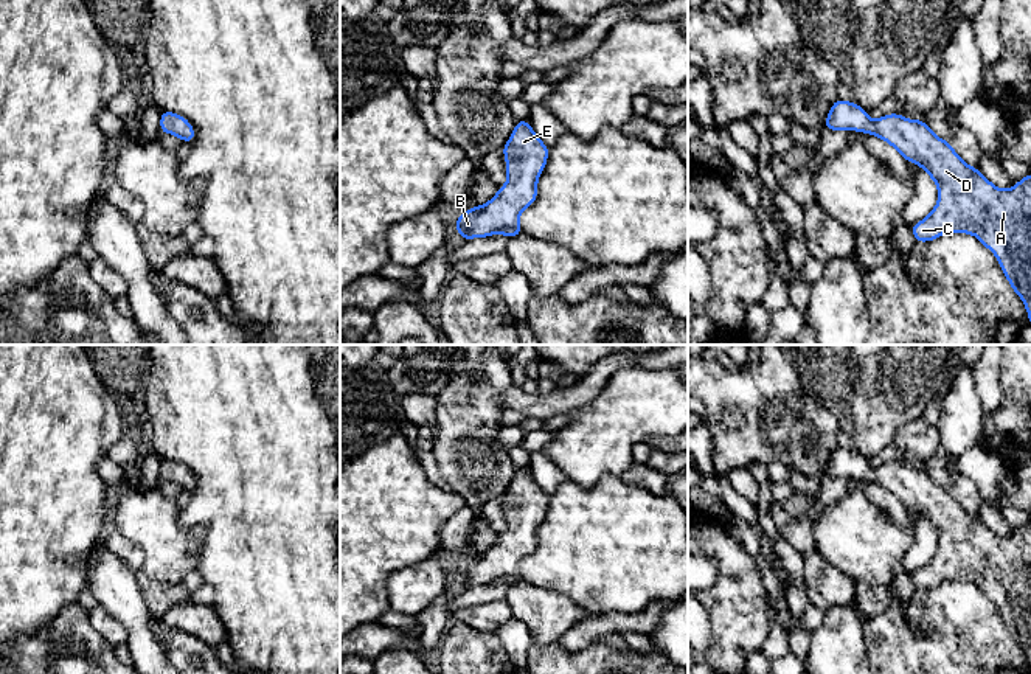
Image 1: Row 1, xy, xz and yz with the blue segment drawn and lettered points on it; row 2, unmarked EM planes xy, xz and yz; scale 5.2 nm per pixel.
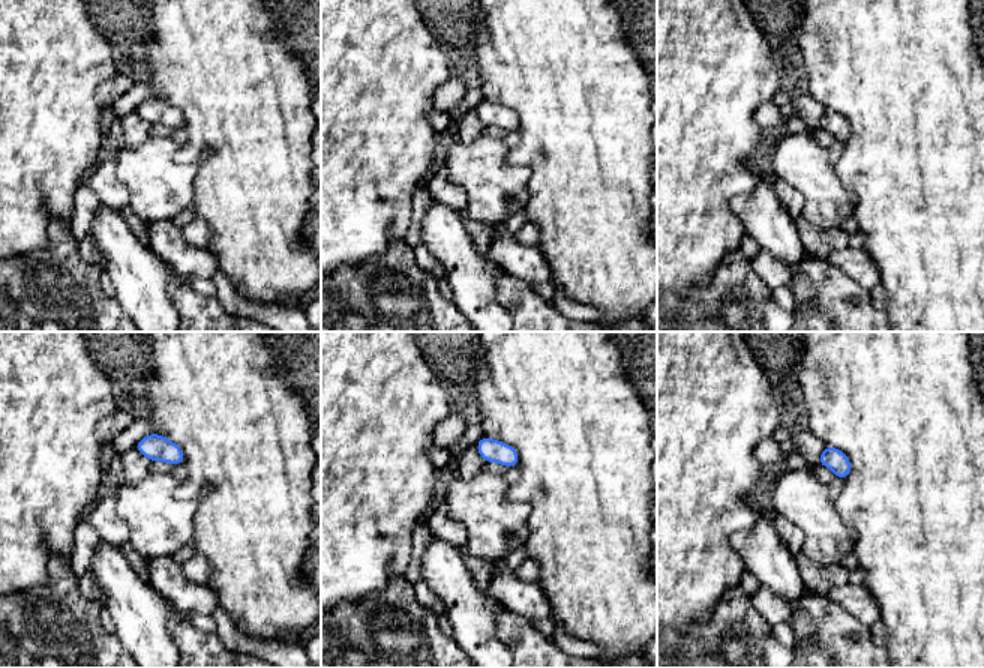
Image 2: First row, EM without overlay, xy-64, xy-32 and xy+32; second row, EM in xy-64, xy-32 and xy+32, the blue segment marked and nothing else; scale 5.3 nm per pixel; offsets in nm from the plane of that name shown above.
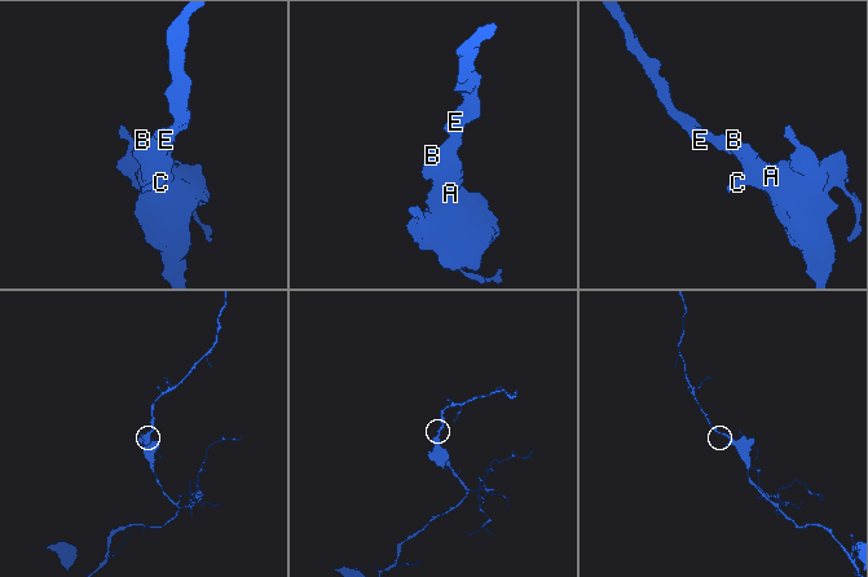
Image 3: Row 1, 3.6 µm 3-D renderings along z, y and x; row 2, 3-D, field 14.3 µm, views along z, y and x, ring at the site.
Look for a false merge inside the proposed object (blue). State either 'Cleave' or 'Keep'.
Keep

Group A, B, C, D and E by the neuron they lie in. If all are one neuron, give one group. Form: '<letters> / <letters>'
A B C D E

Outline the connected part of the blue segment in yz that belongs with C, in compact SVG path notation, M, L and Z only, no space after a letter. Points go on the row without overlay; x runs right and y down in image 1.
M838 446L831 453L824 477L874 483L891 492L907 509L921 514L938 534L938 551L927 565L910 575L916 590L935 589L944 581L977 584L998 607L1009 634L1026 655L1031 674L1031 520L1012 536L1000 537L978 516L970 516L949 489L935 483L924 467L888 461L871 469L859 452Z

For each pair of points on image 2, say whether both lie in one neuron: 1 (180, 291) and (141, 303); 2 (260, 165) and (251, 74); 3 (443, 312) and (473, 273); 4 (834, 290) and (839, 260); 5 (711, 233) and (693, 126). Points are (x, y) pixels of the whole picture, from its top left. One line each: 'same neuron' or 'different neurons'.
1: different neurons
2: same neuron
3: different neurons
4: different neurons
5: same neuron

